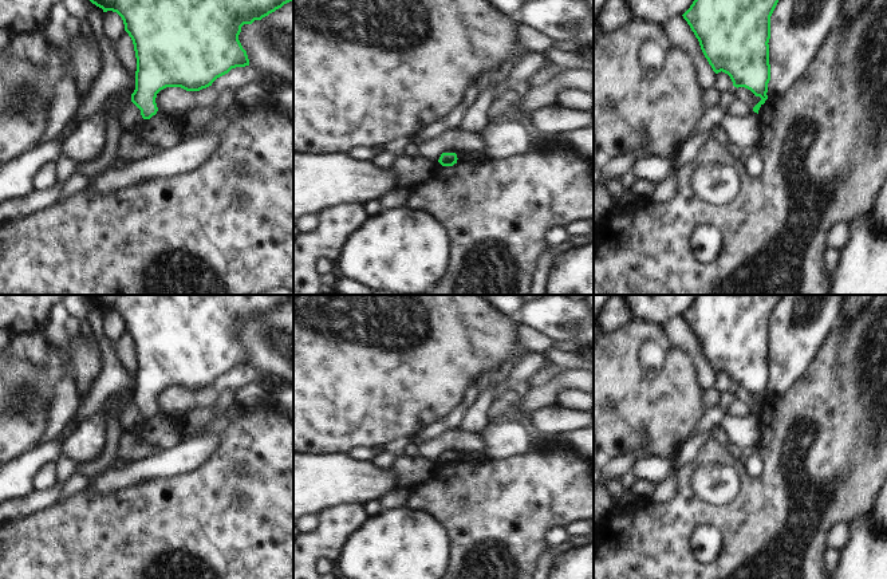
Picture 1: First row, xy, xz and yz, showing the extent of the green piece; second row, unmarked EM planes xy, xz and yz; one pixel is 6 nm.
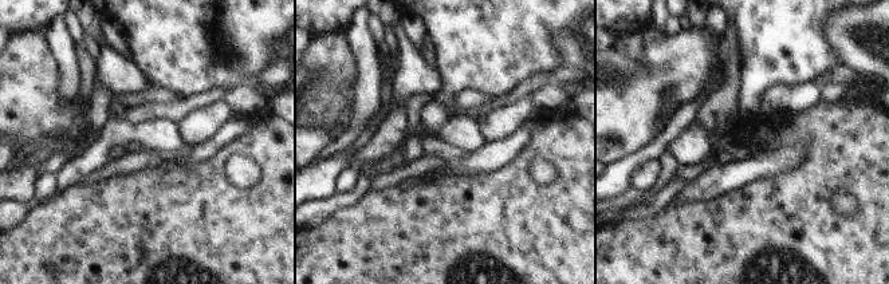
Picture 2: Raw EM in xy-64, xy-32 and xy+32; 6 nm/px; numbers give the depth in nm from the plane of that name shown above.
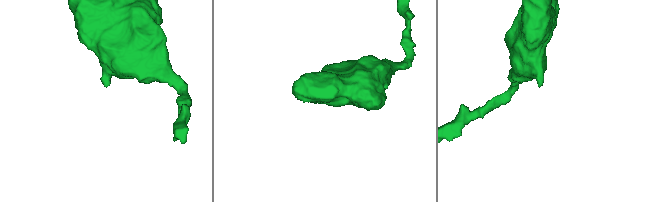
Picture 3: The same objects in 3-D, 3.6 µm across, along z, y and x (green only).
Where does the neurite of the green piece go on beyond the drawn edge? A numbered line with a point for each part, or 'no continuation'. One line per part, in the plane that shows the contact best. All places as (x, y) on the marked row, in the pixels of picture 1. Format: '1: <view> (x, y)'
no continuation.

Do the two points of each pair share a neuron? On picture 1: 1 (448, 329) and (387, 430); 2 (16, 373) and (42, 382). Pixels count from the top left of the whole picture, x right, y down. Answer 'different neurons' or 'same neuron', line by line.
1: same neuron
2: same neuron

